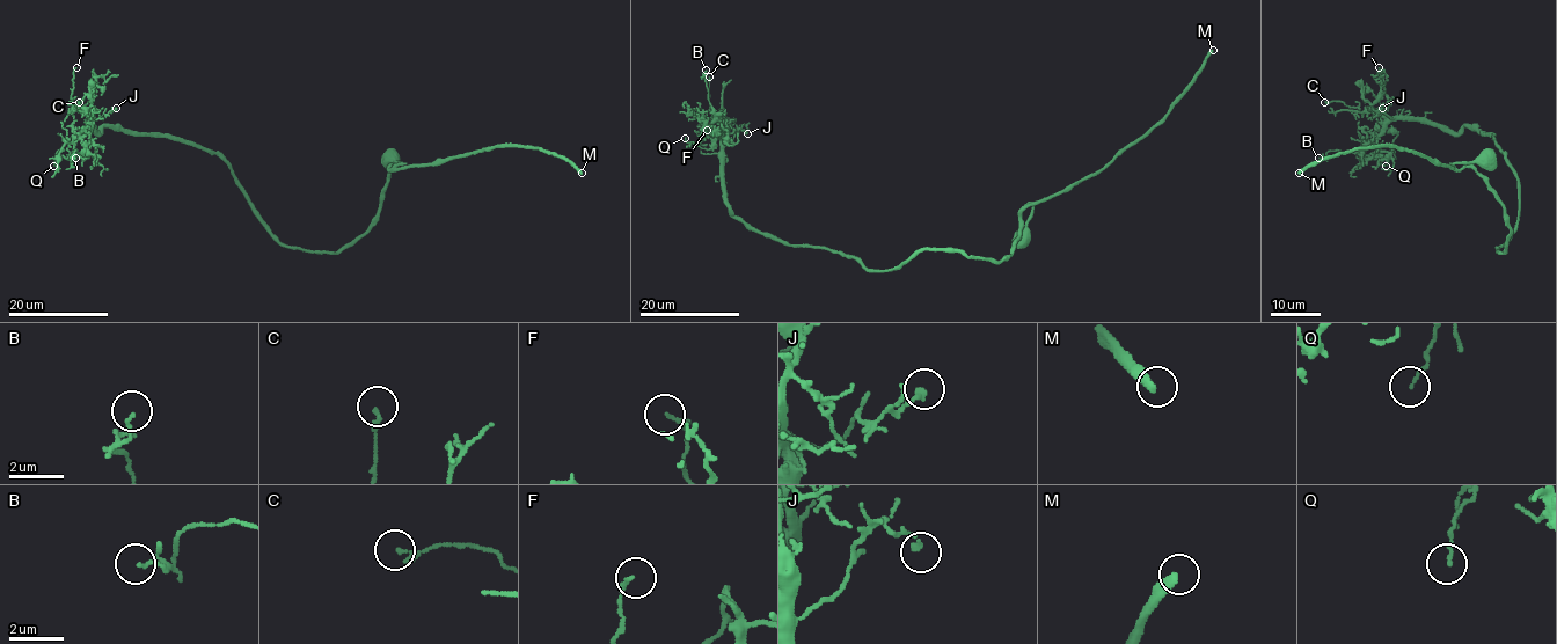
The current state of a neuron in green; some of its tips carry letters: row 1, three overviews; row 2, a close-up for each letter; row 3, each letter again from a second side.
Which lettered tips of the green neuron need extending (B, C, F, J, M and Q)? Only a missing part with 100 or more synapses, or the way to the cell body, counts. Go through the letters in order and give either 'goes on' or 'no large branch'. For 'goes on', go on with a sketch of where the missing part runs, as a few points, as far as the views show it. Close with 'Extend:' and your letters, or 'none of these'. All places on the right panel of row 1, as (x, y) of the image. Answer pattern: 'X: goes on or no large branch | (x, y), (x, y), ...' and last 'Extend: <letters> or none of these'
B: no large branch
C: no large branch
F: no large branch
J: no large branch
M: goes on
Q: no large branch
Extend: M

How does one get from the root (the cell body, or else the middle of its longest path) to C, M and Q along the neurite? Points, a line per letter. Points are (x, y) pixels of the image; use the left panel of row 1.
C: (389, 159), (401, 162), (366, 233), (335, 253), (292, 249), (216, 154), (97, 133), (79, 102)
M: (389, 159), (401, 162), (397, 168), (407, 168), (439, 163), (494, 146), (535, 146), (560, 155), (582, 173)
Q: (389, 159), (377, 221), (335, 253), (285, 247), (232, 169), (178, 140), (93, 119), (53, 166)

